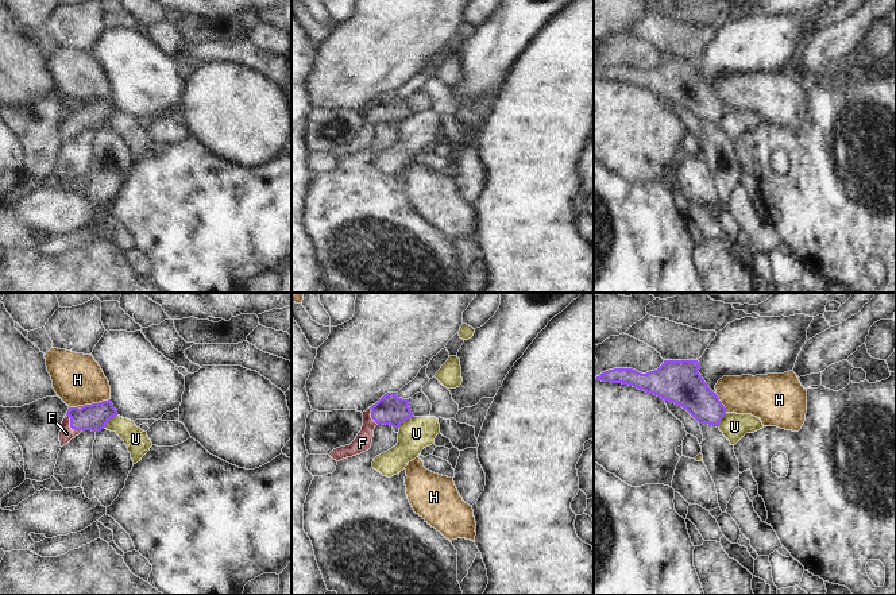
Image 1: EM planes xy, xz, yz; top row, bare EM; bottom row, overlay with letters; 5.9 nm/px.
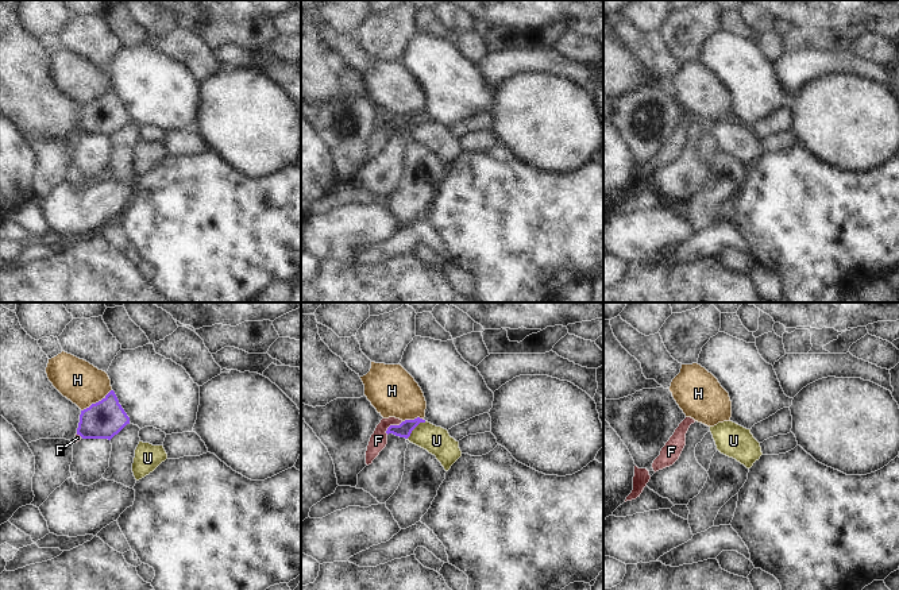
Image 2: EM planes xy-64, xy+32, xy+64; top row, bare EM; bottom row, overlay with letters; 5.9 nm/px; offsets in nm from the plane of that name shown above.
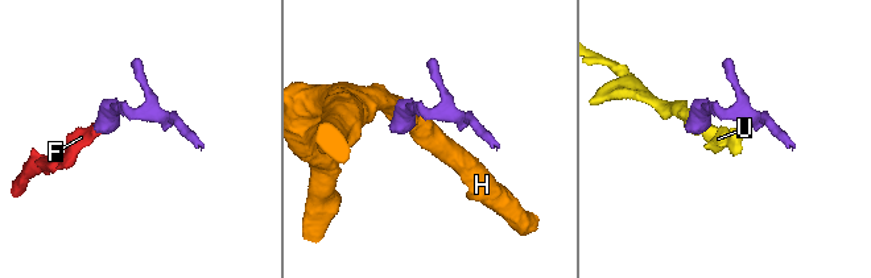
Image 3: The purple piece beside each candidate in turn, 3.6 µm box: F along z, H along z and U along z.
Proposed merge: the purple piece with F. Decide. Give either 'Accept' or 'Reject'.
Accept.

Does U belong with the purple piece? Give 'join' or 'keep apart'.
keep apart

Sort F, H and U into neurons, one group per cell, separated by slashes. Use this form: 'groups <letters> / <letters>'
groups F / H / U

